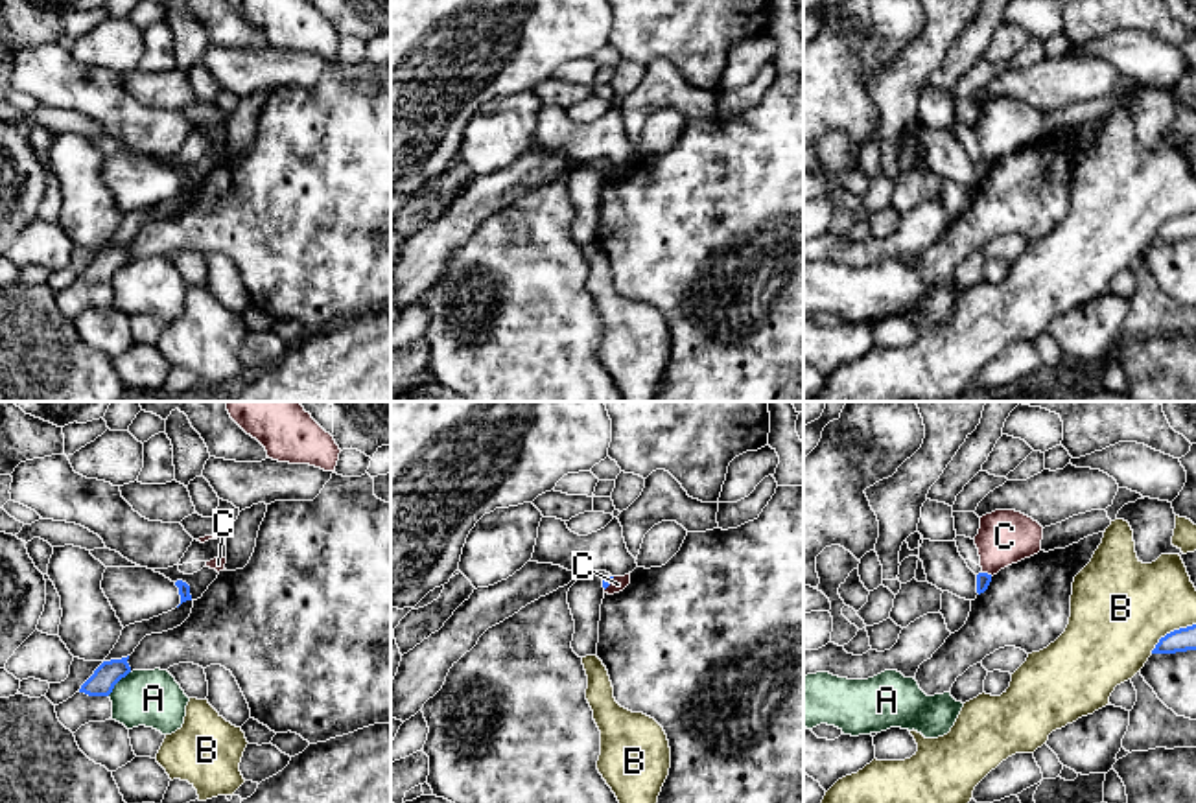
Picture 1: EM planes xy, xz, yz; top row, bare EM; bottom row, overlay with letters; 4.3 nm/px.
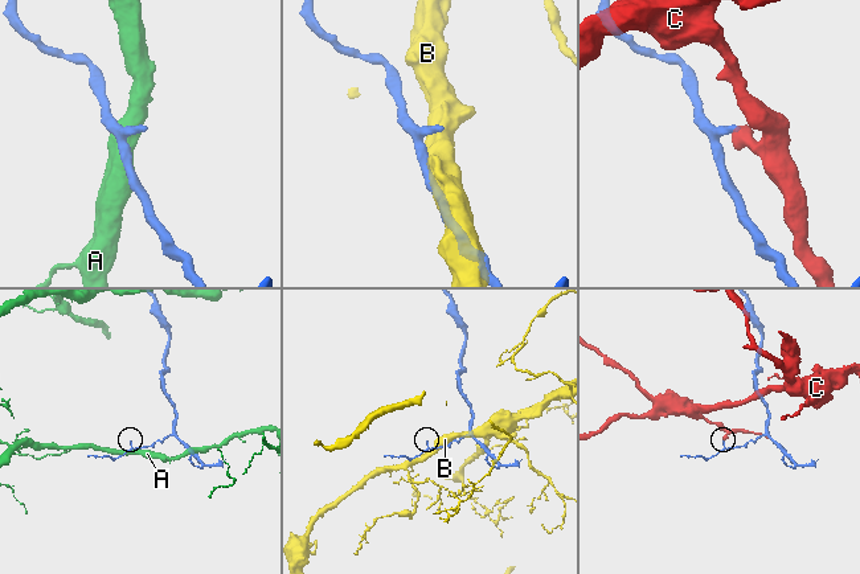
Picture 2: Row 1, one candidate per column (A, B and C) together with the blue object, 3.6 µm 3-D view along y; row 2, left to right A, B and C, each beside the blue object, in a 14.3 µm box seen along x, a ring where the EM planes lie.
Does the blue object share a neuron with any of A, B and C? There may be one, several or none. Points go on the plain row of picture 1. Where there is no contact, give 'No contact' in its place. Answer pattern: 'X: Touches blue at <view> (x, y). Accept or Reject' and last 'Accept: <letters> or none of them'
A: Touches blue at xy (117, 269). Reject
B: Touches blue at yz (1171, 220). Reject
C: Touches blue at yz (986, 161). Reject
Accept: none of them

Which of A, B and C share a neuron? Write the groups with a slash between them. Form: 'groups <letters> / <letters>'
groups A / B / C

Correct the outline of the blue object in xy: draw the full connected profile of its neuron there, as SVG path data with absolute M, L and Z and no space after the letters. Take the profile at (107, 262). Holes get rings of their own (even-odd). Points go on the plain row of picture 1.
M127 245L103 249L81 273L79 280L88 284L109 284L114 273L131 260Z

